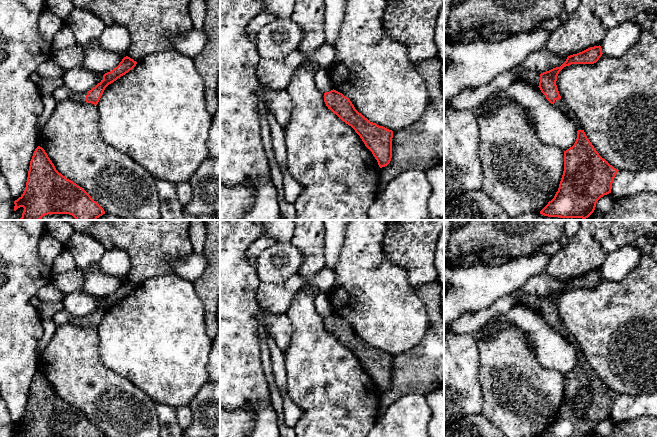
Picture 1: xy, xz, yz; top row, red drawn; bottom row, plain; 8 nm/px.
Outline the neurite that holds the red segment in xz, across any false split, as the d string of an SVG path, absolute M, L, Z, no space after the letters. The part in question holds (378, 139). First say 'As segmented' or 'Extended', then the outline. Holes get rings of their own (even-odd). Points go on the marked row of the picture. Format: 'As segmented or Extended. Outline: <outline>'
As segmented. Outline: M334 89L324 93L324 102L328 109L355 130L365 146L372 152L380 168L390 163L392 130L370 122L355 109L348 97Z

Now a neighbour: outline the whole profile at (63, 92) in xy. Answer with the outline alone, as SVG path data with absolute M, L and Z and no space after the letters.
M65 85L60 86L53 92L53 97L55 98L55 101L58 102L59 100L65 100L70 97L72 94L72 91L66 87Z

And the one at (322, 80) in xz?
M319 68L315 71L314 82L317 89L322 93L333 90L333 84L325 68Z

